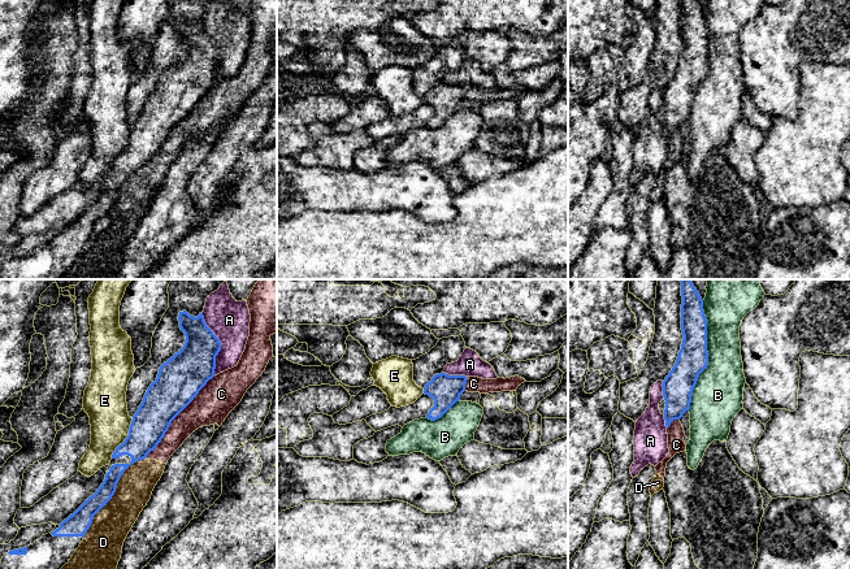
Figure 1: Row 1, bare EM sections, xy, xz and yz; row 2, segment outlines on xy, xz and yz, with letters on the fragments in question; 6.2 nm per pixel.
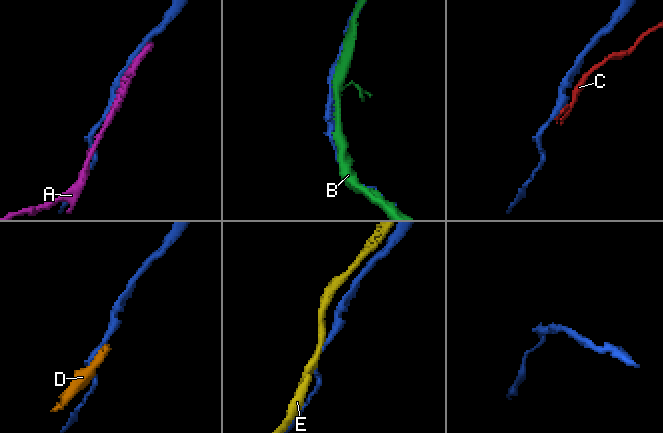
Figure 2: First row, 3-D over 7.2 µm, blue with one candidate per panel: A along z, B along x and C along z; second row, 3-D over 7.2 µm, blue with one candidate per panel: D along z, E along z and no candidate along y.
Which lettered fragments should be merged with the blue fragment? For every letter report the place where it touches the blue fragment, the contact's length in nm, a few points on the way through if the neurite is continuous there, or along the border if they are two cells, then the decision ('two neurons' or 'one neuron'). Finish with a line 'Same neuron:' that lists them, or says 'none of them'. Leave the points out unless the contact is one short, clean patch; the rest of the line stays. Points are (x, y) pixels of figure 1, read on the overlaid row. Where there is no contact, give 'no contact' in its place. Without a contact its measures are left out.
A: xy (220, 343) | 400 nm | two neurons
B: yz (707, 355) | 700 nm | two neurons
C: xy (177, 415) | 650 nm | two neurons
D: xy (113, 494) | 650 nm | two neurons
E: xy (126, 438) | 280 nm | along xy (133, 418), (128, 437), (111, 457) | two neurons
Same neuron: none of them

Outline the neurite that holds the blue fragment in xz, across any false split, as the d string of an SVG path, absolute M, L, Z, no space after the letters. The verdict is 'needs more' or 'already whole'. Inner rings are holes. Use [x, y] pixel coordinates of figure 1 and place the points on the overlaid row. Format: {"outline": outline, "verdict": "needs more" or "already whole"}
{"outline": "M446 373L435 374L424 387L424 394L434 399L434 407L426 414L426 418L435 421L441 418L465 391L465 375L448 375Z", "verdict": "already whole"}

